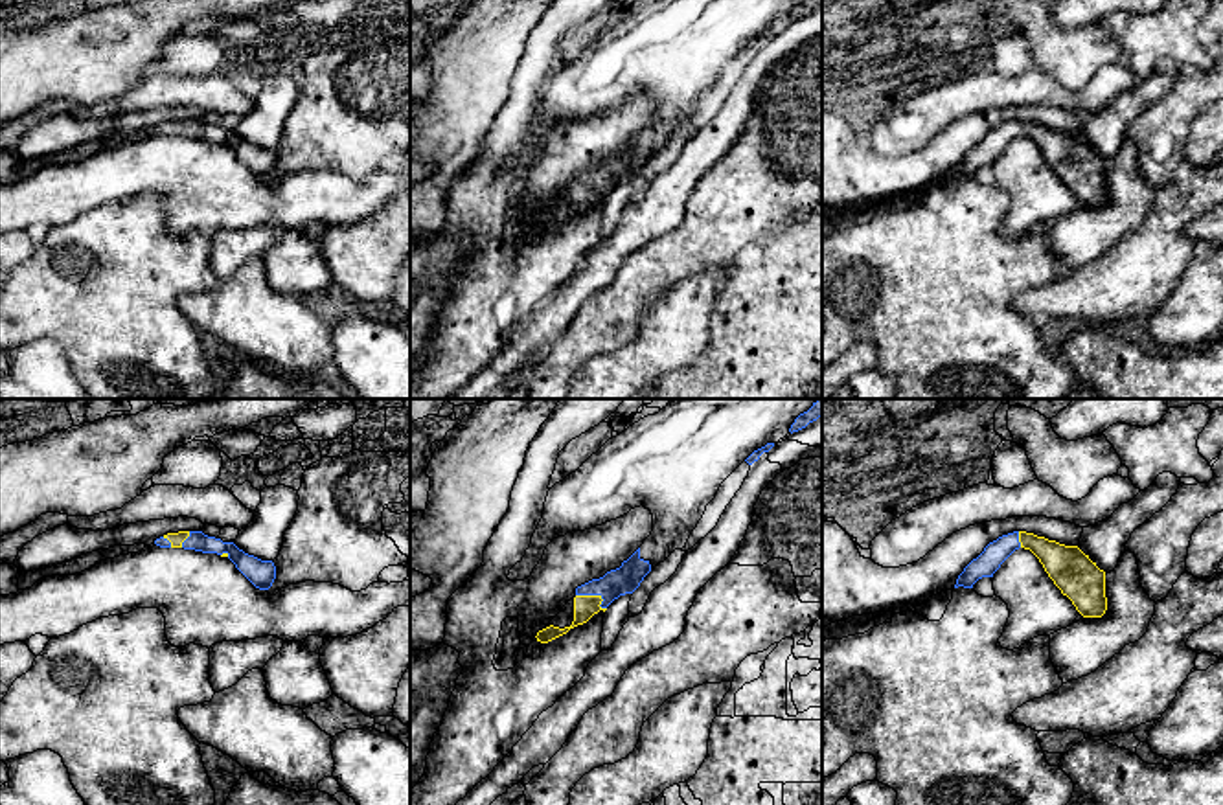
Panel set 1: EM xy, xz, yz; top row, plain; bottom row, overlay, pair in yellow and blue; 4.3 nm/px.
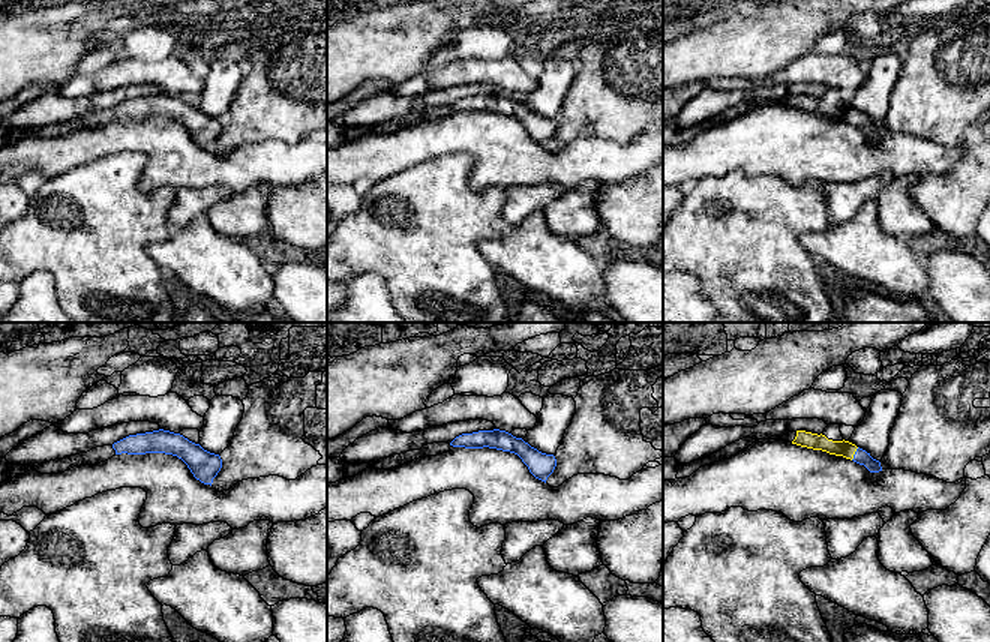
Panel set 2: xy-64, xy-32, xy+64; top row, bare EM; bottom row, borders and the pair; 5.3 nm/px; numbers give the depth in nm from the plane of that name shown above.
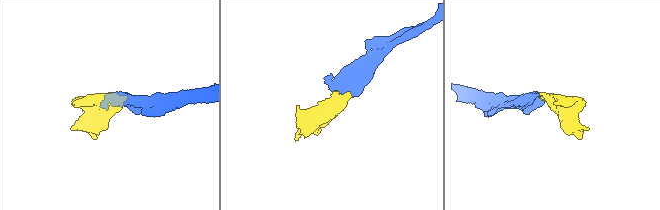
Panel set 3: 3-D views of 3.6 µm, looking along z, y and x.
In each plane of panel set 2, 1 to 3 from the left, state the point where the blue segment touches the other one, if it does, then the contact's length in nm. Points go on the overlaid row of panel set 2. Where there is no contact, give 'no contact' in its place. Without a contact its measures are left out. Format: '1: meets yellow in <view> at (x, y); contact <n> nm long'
1: no contact
2: no contact
3: meets yellow in xy+64 at (854, 453); contact 80 nm long

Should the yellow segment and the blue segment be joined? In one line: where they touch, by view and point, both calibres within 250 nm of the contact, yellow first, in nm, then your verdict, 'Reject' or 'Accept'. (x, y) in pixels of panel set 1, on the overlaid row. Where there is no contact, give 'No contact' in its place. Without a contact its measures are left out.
Touches yellow at xz (594, 596). Thickness 100 nm (yellow) against 120 nm. Accept

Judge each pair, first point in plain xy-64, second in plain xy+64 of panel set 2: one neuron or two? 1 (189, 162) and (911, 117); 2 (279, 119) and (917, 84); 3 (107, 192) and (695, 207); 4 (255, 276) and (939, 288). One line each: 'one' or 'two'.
1: two
2: one
3: one
4: two

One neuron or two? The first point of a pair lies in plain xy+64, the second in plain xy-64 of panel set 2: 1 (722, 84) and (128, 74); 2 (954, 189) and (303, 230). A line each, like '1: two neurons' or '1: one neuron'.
1: one neuron
2: one neuron

